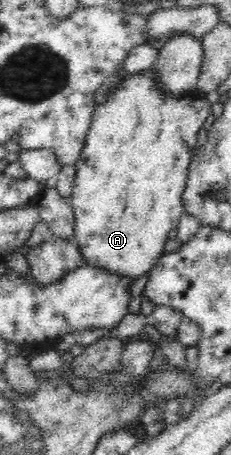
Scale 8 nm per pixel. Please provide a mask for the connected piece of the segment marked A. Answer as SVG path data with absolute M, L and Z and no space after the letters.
M152 68L136 75L131 75L128 79L121 80L120 83L112 88L107 100L104 103L100 103L96 108L95 117L92 120L92 128L88 132L84 149L81 151L79 160L75 164L77 169L76 185L72 196L69 198L71 201L70 205L74 208L74 239L80 247L84 262L87 266L105 269L105 272L121 277L127 286L131 286L135 280L139 279L139 276L147 274L165 256L165 244L169 240L169 232L178 226L181 215L184 213L182 194L188 178L192 151L202 139L203 122L211 114L211 105L214 98L207 95L199 95L197 92L187 94L184 97L161 96L161 89L157 89L151 74L153 74Z

